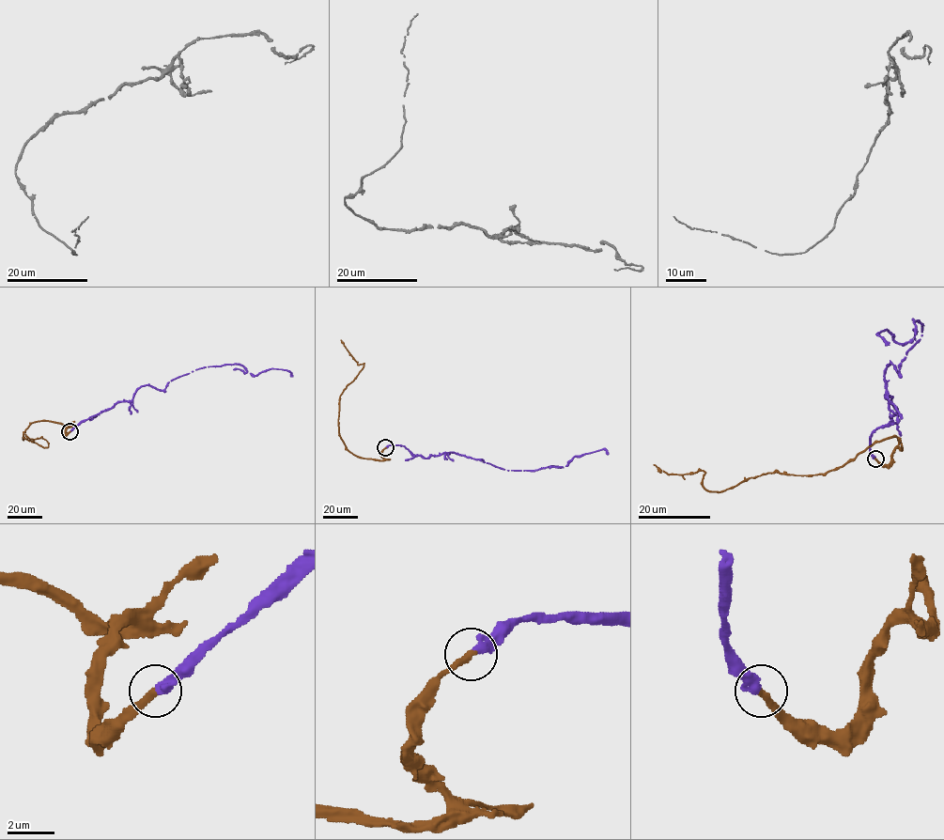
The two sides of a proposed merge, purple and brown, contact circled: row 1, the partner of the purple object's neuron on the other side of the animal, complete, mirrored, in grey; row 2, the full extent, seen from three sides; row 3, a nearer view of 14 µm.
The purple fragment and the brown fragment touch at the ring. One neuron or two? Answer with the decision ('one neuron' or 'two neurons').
one neuron

